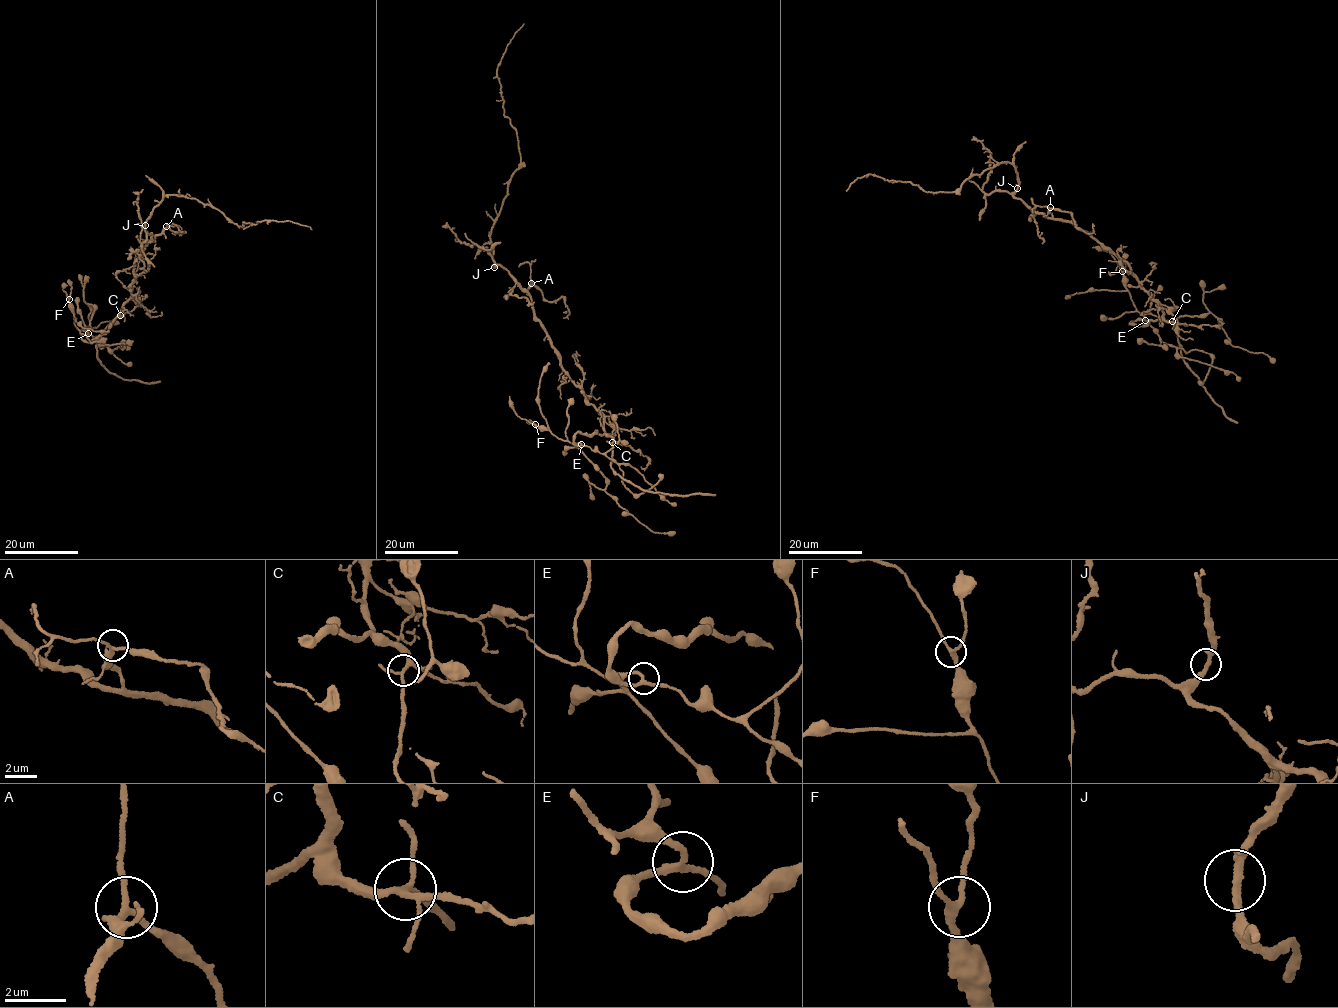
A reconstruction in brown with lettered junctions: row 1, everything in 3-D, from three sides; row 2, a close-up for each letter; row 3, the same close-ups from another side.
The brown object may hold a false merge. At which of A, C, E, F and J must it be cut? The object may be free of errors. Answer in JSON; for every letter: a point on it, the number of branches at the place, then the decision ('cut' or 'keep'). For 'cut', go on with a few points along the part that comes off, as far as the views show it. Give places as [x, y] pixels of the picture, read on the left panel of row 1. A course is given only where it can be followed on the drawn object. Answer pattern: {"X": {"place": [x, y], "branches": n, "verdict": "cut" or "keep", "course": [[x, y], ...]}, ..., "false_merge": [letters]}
{"A": {"place": [166, 226], "branches": 4, "verdict": "keep"}, "C": {"place": [120, 315], "branches": 4, "verdict": "keep"}, "E": {"place": [88, 333], "branches": 3, "verdict": "keep"}, "F": {"place": [69, 299], "branches": 3, "verdict": "keep"}, "J": {"place": [145, 225], "branches": 3, "verdict": "keep"}, "false_merge": []}

